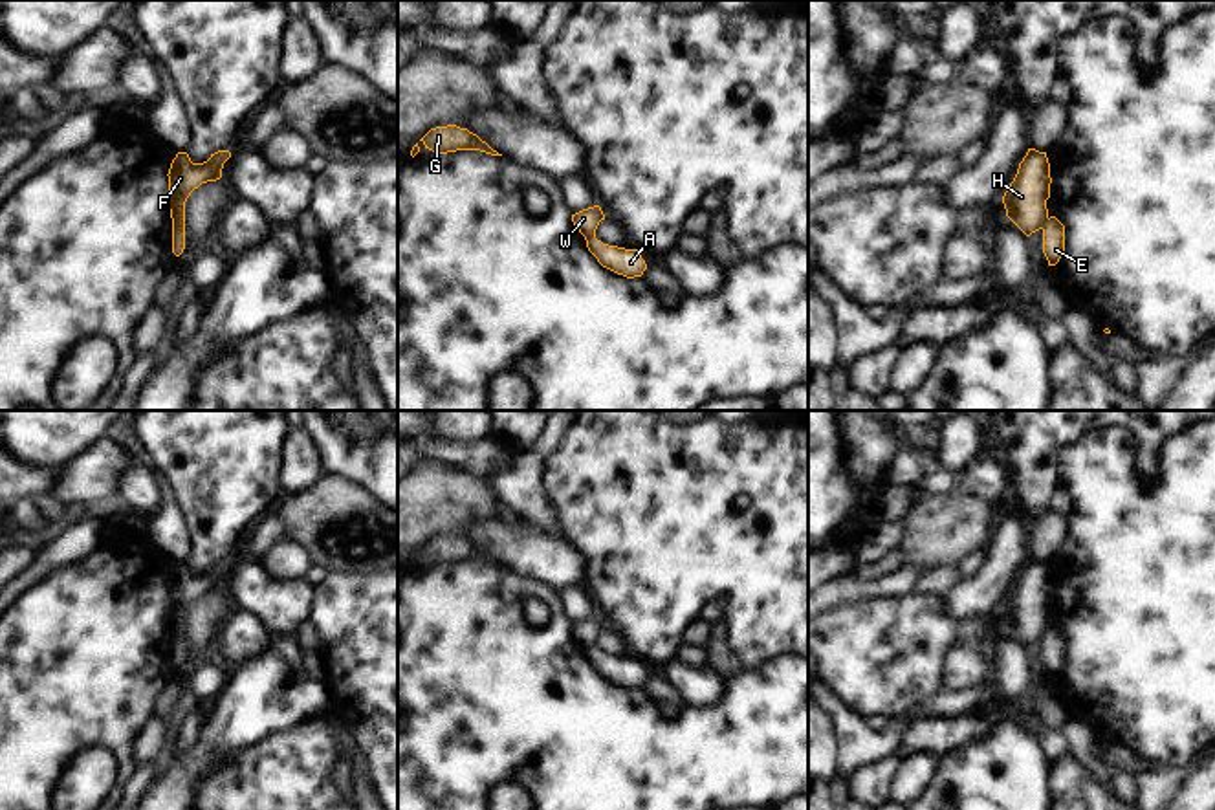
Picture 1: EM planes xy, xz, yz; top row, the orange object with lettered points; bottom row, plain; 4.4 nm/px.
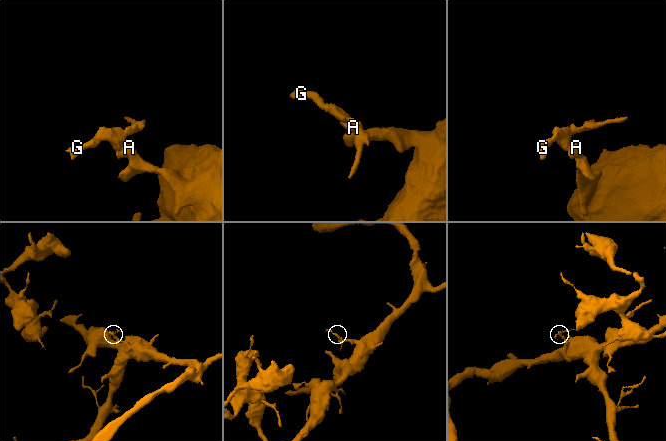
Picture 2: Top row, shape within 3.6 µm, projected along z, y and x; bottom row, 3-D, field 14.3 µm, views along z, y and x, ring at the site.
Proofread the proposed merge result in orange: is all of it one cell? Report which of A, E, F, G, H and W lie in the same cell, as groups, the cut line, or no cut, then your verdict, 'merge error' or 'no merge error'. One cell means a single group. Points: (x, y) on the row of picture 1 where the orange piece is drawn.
groups A E / F G H W; cut xy (184, 222), (173, 231); merge error

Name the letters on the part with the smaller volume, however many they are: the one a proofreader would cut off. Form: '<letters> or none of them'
F, G, H, W

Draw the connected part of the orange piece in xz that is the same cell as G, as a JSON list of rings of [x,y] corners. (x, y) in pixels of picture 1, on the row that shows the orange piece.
[[[456,125],[431,128],[420,141],[425,145],[425,148],[438,154],[456,150],[480,150],[491,156],[502,156],[493,150],[486,141],[482,141],[476,134]]]

